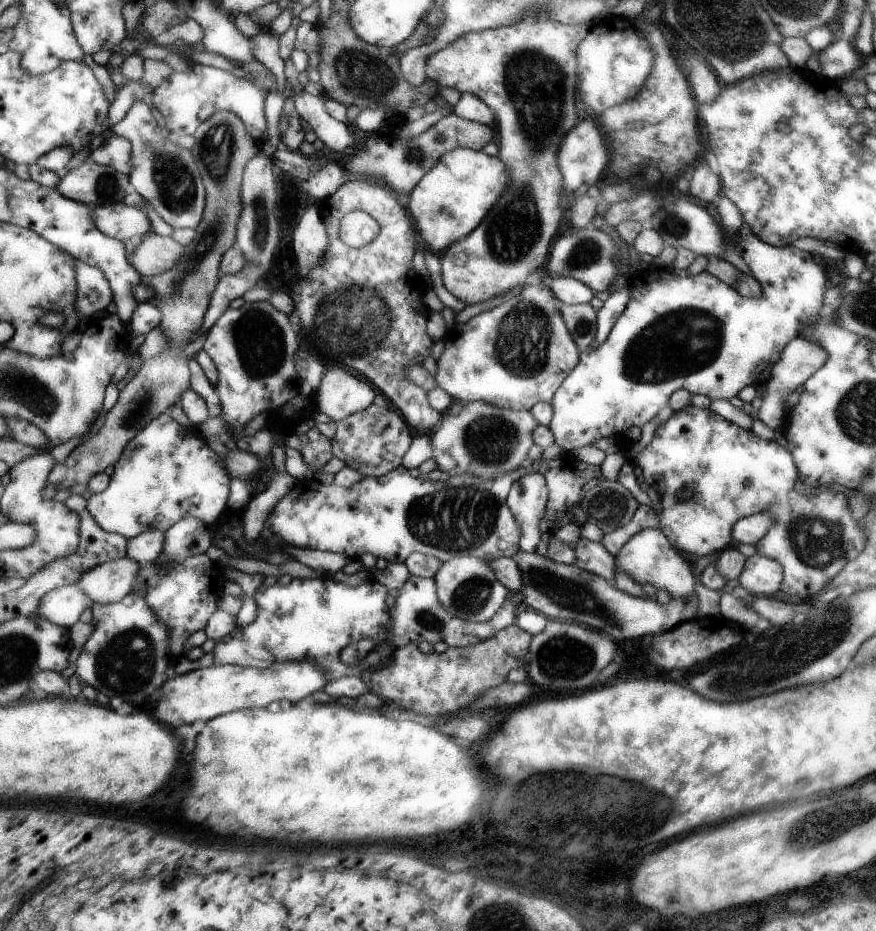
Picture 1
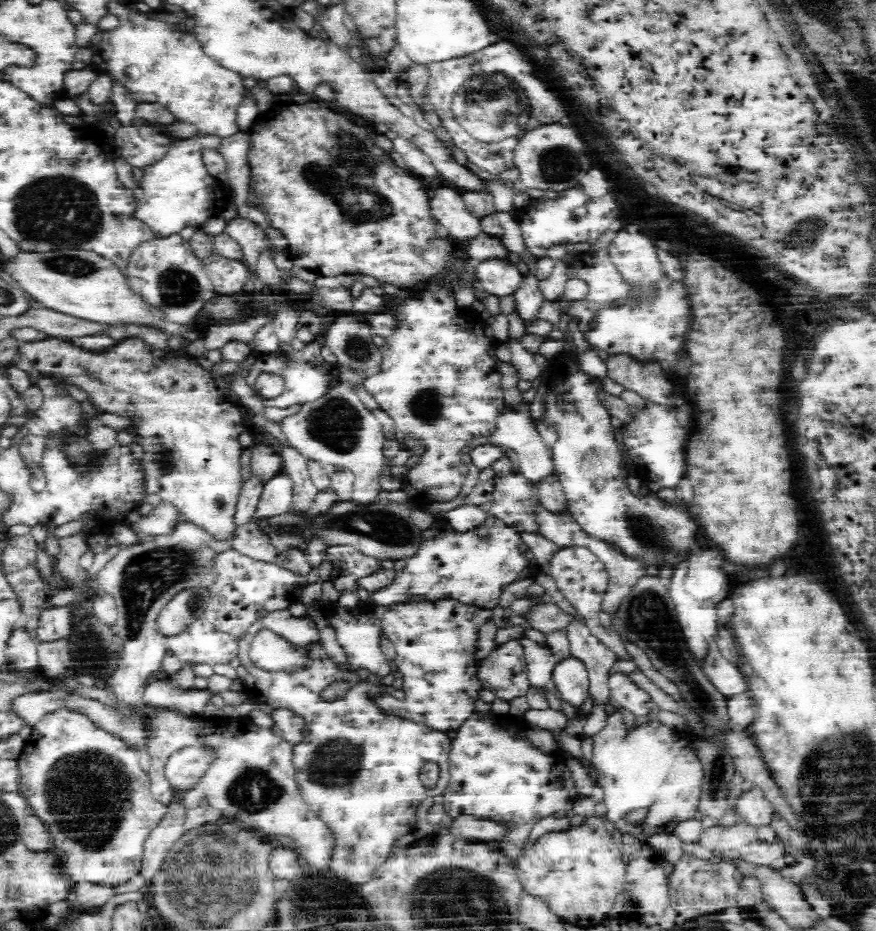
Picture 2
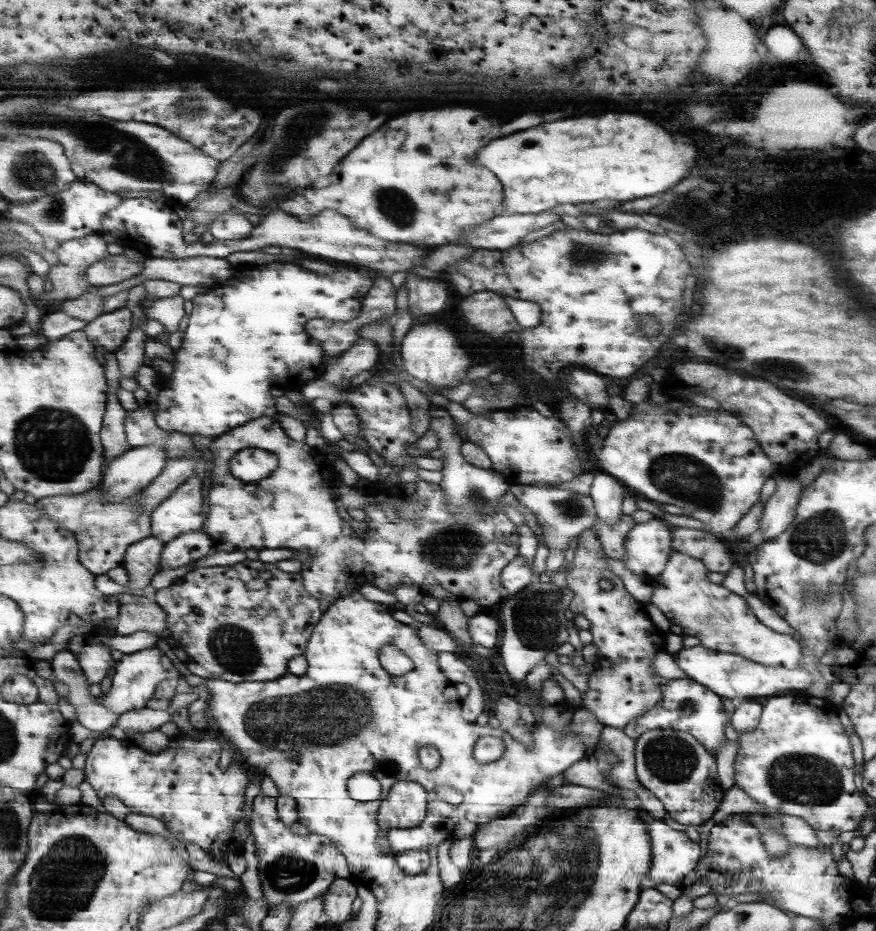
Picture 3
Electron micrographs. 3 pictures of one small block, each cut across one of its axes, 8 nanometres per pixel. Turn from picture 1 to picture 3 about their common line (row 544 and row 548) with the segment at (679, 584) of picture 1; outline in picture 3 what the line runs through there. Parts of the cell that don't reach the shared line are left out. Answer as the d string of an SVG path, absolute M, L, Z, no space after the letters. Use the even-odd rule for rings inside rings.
M653 518L647 524L635 524L623 542L625 568L647 582L653 582L653 578L667 566L673 552L671 540L673 536L669 524L659 518Z

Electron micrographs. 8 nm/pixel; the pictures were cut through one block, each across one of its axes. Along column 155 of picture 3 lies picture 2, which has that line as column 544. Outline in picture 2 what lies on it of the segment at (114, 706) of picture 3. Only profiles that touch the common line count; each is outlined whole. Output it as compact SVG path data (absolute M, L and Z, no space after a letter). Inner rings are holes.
M518 640L518 644L522 644L526 648L526 664L528 664L528 682L532 688L536 690L552 690L554 686L554 668L560 662L558 656L550 650L540 646L534 640Z

